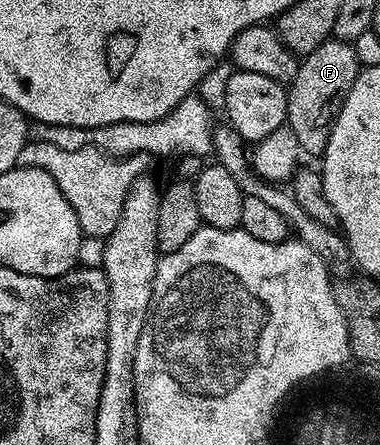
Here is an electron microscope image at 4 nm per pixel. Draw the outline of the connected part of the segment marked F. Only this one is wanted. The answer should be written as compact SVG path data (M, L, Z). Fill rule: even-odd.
M329 39L314 47L314 51L303 54L294 79L287 86L288 119L286 125L297 136L296 145L304 153L319 158L326 151L326 143L330 139L330 131L338 119L338 111L342 111L342 103L346 103L346 95L350 95L350 87L354 87L354 79L361 71L360 60L351 43Z

